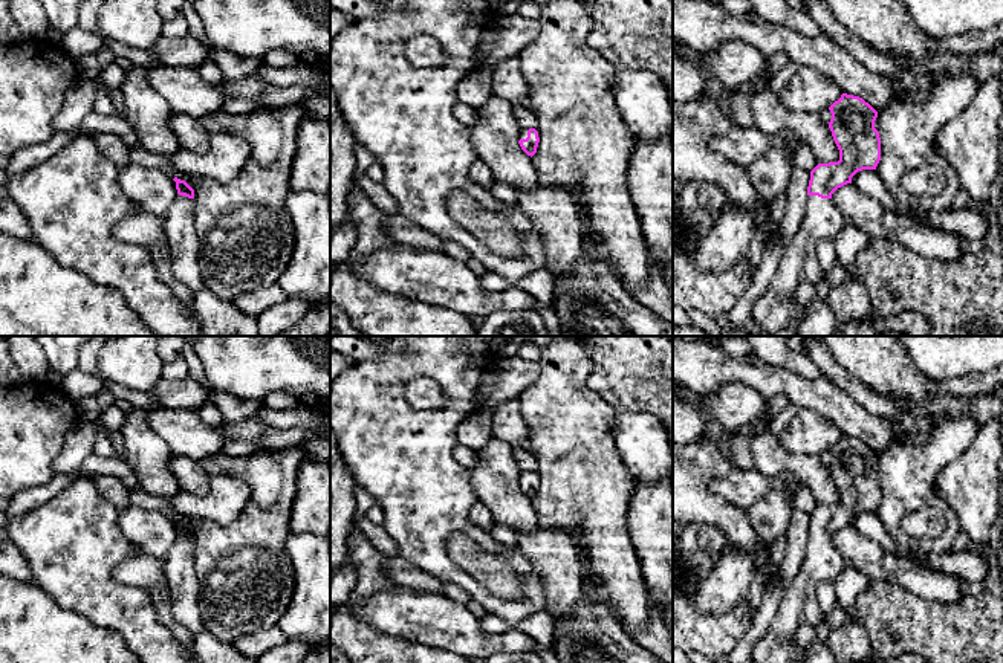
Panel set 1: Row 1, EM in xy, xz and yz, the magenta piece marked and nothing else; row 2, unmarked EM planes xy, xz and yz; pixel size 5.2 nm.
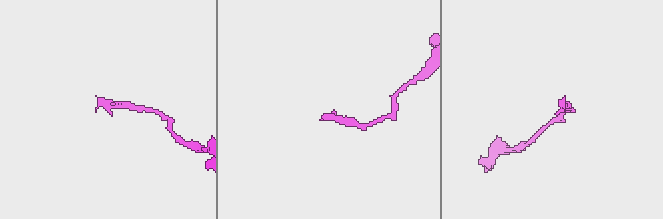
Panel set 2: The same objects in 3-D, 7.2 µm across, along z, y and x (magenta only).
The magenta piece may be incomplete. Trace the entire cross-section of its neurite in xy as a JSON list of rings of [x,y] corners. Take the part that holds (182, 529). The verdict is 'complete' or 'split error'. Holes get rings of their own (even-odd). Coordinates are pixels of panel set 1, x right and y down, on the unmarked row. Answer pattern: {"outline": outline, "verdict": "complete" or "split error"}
{"outline": [[[177,519],[177,541],[164,558],[164,570],[171,593],[171,613],[177,623],[196,634],[203,629],[197,596],[200,585],[194,571],[194,532]]], "verdict": "split error"}

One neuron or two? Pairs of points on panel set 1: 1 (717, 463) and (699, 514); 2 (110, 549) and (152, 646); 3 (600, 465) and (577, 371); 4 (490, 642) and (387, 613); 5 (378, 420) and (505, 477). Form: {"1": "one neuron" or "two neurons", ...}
{"1": "one neuron", "2": "one neuron", "3": "one neuron", "4": "one neuron", "5": "two neurons"}

